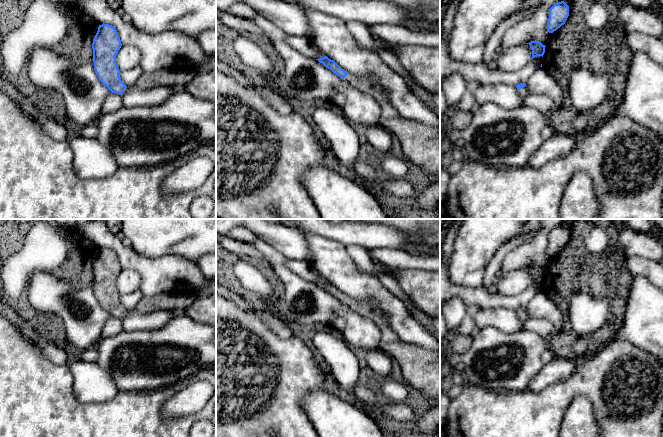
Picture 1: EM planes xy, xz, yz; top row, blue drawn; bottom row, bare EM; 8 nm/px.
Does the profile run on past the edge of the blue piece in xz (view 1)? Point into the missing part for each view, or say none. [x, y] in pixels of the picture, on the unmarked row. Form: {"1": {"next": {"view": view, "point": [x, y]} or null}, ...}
{"1": {"next": {"view": "xz", "point": [421, 368]}}}

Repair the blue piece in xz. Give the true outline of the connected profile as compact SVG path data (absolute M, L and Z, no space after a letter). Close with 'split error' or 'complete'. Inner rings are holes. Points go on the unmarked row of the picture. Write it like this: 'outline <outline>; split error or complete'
outline M327 280L316 284L351 310L372 320L382 332L379 350L396 362L421 398L440 400L440 350L430 351L402 341L375 301L350 298Z; split error

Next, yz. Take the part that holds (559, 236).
outline M564 226L554 228L549 234L547 256L553 257L565 248L569 240L569 230Z; complete

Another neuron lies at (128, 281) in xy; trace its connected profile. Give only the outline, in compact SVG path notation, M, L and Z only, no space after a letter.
M122 269L116 279L116 287L120 295L128 294L139 289L141 276L130 269Z

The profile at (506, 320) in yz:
M498 306L479 310L475 314L474 323L480 330L485 327L495 327L504 333L513 333L520 331L522 321L516 310Z

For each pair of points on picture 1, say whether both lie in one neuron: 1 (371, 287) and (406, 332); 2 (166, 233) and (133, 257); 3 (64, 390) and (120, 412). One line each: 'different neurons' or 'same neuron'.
1: same neuron
2: different neurons
3: same neuron

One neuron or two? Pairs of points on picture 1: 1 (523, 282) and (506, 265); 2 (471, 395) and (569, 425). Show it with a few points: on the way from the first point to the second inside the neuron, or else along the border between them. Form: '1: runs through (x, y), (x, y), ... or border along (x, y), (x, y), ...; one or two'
1: border along (525, 266), (500, 274); two
2: border along (570, 401), (560, 426); two

